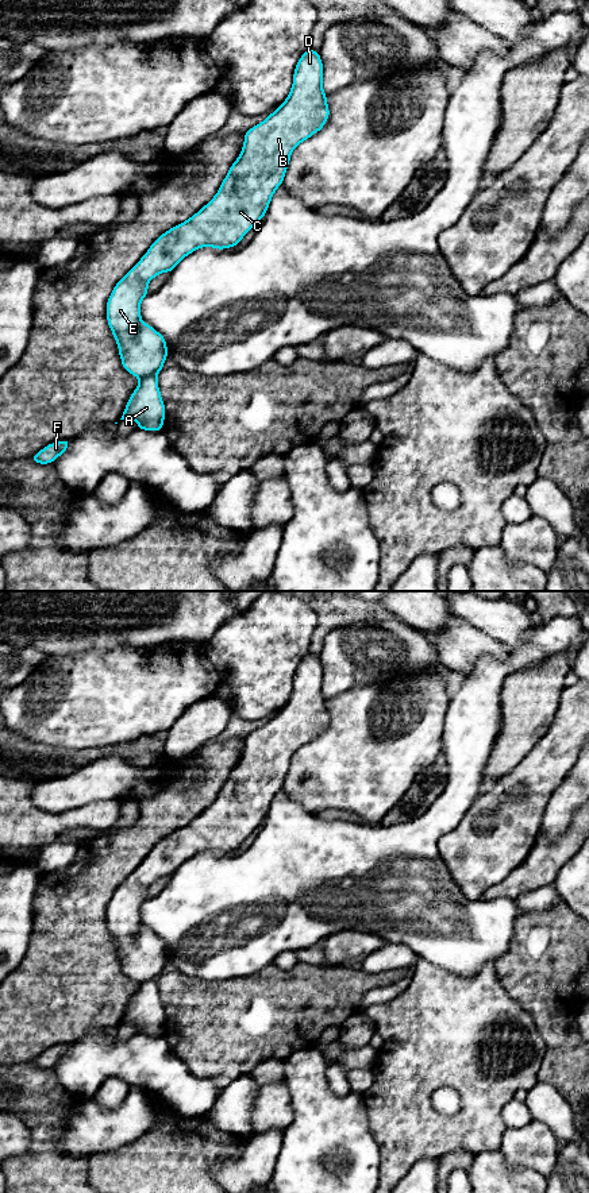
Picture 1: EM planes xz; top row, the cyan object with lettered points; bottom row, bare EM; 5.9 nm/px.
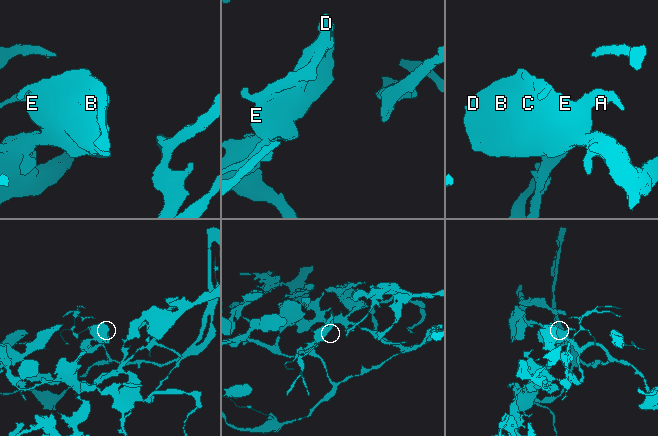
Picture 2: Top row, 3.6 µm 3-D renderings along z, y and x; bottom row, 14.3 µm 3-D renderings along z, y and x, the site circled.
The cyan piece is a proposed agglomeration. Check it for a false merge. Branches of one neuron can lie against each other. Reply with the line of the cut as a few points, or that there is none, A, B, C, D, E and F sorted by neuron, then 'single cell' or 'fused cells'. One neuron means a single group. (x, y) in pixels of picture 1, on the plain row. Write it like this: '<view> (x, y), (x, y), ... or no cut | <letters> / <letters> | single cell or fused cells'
xz (156, 979), (139, 984) | A F / B C D E | fused cells

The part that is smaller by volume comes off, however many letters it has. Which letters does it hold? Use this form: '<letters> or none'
A, F

